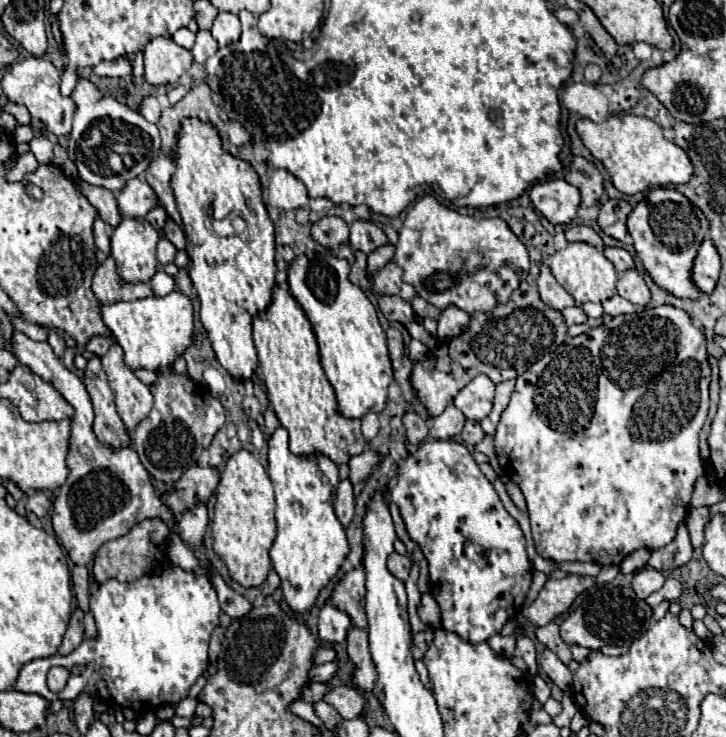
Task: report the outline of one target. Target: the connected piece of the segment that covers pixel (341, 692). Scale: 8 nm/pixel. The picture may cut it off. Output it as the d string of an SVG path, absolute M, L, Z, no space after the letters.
M335 687L325 695L325 701L333 705L343 719L355 719L365 705L365 695L357 687Z

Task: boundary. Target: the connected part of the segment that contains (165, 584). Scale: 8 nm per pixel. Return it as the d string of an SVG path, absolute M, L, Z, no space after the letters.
M169 565L167 569L159 571L155 577L141 577L131 583L109 579L107 583L99 585L97 591L91 595L89 609L95 617L99 637L85 639L81 647L77 647L67 657L53 655L45 659L49 667L63 665L67 669L73 669L75 665L83 665L85 671L81 675L71 673L67 687L59 693L53 693L49 691L45 681L47 671L43 671L43 659L35 659L21 667L19 677L15 681L15 691L37 693L49 701L55 701L55 699L73 701L81 691L87 691L93 697L101 697L107 703L117 703L121 707L133 709L135 713L151 713L151 709L157 709L163 703L179 703L181 699L185 699L189 695L191 685L207 671L209 635L219 625L219 611L221 611L217 593L207 577L187 573L177 565Z

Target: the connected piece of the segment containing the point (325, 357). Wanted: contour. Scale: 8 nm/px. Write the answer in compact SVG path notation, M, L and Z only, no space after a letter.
M325 253L323 257L313 257L313 259L309 259L307 255L301 255L291 263L287 279L289 279L291 295L299 301L299 305L303 307L303 311L307 313L313 325L313 331L319 341L321 363L329 383L335 389L337 403L343 417L363 419L367 413L381 413L387 403L387 387L393 381L393 369L389 361L385 333L377 319L377 311L367 299L367 295L361 291L361 287L349 281L349 263L345 259L335 259L331 253Z

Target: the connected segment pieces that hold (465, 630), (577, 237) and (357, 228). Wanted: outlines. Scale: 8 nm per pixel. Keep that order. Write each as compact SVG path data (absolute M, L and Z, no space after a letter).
M427 441L423 445L419 445L419 449L411 455L407 455L403 459L403 463L399 465L399 477L397 477L397 487L393 489L391 493L393 501L397 503L399 511L401 511L401 517L405 521L405 527L407 527L407 533L409 537L421 547L427 563L429 563L429 573L431 573L431 593L433 597L437 599L439 607L441 607L441 617L443 617L443 629L447 631L453 631L457 633L459 637L467 639L469 643L481 643L481 641L487 641L491 635L499 633L501 627L507 623L507 619L511 619L511 613L517 615L523 607L523 601L525 601L525 595L529 591L529 585L531 585L531 577L533 577L533 567L531 567L531 561L527 557L527 551L525 551L525 537L523 537L523 531L519 527L519 523L505 511L499 495L495 493L493 485L487 481L487 477L481 473L479 465L475 463L473 455L467 451L465 445L457 443L457 441Z
M573 225L573 227L567 227L565 229L565 237L567 241L585 241L589 245L593 245L595 249L603 251L603 241L601 237L587 225Z
M353 221L349 229L351 229L351 249L353 251L363 251L369 255L373 249L389 243L383 229L379 229L371 221Z

